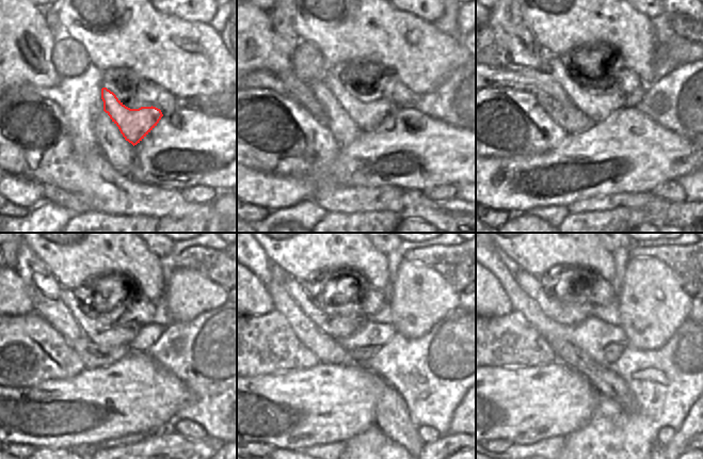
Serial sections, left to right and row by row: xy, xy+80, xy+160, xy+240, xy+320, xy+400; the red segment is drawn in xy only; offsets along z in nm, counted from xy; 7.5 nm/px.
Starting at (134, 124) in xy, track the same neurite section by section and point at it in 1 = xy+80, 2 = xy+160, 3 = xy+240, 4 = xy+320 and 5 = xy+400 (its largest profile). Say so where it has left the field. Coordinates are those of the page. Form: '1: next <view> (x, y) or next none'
1: next xy+80 (368, 116)
2: next xy+160 (597, 107)
3: next xy+240 (102, 332)
4: next xy+320 (339, 327)
5: next xy+400 (571, 314)

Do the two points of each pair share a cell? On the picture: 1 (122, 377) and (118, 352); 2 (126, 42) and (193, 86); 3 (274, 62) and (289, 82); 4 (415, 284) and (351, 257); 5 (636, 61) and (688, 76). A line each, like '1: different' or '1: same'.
1: different
2: same
3: same
4: different
5: different

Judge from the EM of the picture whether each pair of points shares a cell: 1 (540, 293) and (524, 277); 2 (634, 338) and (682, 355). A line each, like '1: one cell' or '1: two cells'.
1: one cell
2: two cells

